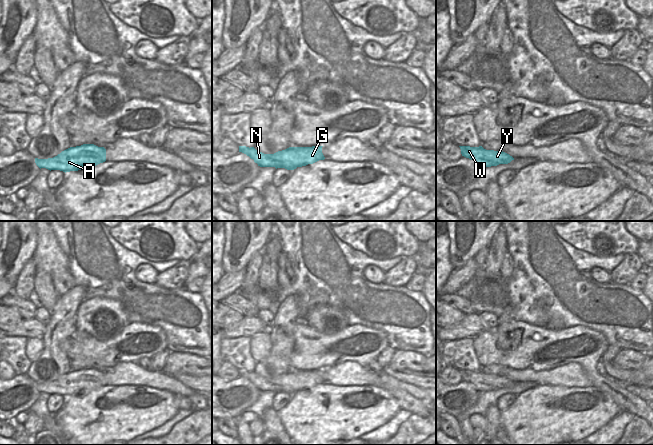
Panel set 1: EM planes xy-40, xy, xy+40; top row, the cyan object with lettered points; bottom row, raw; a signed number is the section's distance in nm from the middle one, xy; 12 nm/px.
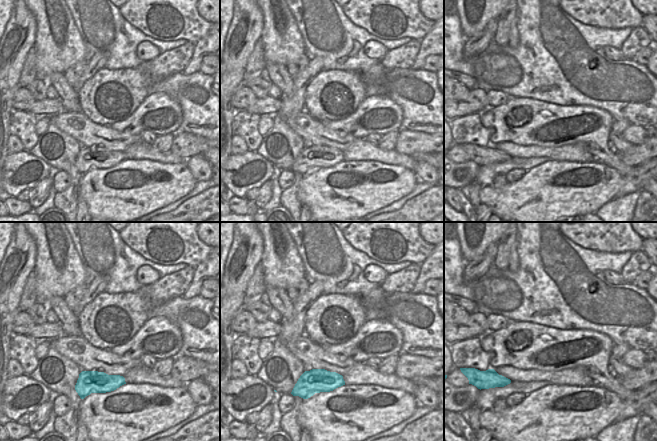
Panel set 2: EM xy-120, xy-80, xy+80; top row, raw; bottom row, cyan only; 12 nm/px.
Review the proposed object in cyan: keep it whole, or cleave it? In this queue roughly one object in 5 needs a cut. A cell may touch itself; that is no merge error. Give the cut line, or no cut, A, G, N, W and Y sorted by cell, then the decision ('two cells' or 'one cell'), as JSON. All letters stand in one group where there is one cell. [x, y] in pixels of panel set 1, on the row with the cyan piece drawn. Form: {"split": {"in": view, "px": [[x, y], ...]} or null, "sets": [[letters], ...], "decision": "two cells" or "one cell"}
{"split": null, "sets": [["A", "G", "N", "W", "Y"]], "decision": "one cell"}

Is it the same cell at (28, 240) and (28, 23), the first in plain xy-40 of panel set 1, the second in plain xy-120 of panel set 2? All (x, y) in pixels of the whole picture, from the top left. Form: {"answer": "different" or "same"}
{"answer": "same"}

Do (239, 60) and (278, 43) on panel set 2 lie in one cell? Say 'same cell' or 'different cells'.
different cells

